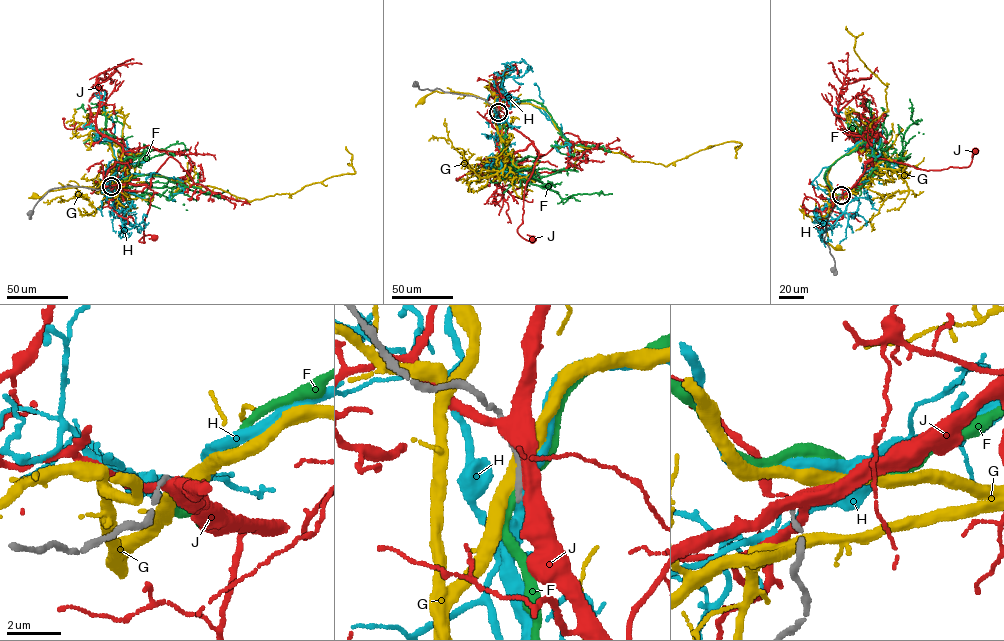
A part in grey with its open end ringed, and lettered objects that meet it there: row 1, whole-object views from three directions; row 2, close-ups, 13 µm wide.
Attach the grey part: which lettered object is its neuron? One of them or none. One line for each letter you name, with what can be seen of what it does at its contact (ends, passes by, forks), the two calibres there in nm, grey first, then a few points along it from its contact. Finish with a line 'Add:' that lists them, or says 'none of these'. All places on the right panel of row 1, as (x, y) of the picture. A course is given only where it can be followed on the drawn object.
H: it passes by; 280 nm thick on the grey side, 440 nm on the other; it runs (841, 195), (865, 180), (878, 160), (864, 124), (854, 118), (844, 120), (838, 116), (838, 111), (842, 112)
Add: H

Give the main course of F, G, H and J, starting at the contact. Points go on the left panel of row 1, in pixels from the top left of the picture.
F: (111, 186), (128, 178), (126, 155), (106, 134), (101, 107), (85, 110), (82, 104), (77, 109)
G: (111, 186), (61, 189), (36, 196)
H: (111, 186), (115, 173), (112, 147), (114, 124), (99, 95), (94, 95)
J: (110, 186), (137, 191), (147, 186), (153, 191), (143, 226), (144, 242), (139, 241), (148, 235), (153, 238)

